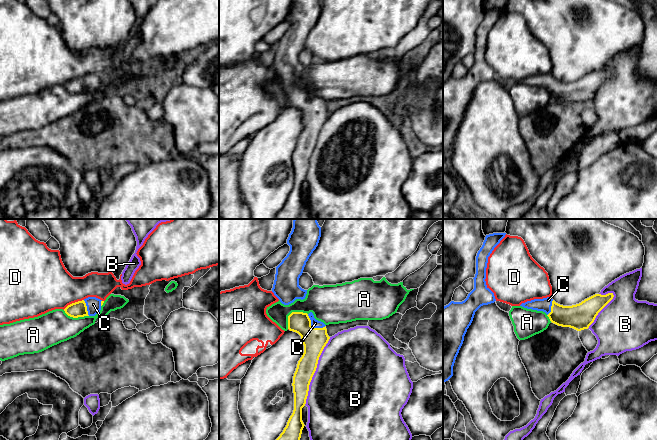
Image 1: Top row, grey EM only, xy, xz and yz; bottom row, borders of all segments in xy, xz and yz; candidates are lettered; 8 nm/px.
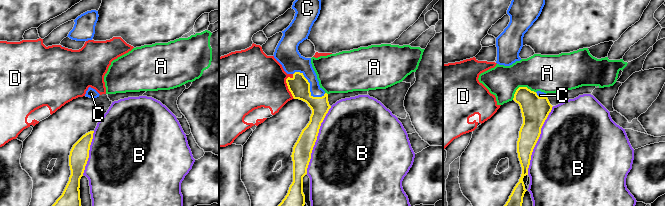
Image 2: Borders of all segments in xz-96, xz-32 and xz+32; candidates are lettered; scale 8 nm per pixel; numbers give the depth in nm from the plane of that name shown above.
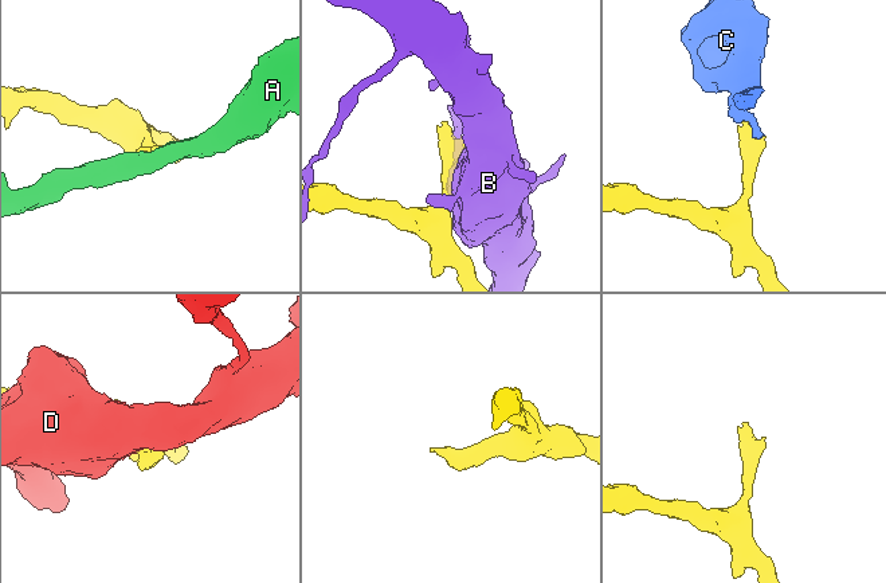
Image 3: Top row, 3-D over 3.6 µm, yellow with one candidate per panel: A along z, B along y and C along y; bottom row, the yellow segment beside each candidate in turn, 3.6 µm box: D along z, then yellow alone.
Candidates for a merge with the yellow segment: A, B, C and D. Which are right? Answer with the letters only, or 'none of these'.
C

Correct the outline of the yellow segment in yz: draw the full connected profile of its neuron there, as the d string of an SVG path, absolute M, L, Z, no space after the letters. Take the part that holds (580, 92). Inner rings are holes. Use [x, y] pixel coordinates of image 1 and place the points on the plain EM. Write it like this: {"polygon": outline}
{"polygon": "M613 69L595 70L579 80L563 82L556 79L552 73L534 75L520 82L543 87L550 97L558 102L570 103L577 107L588 105L598 89L613 75Z"}

